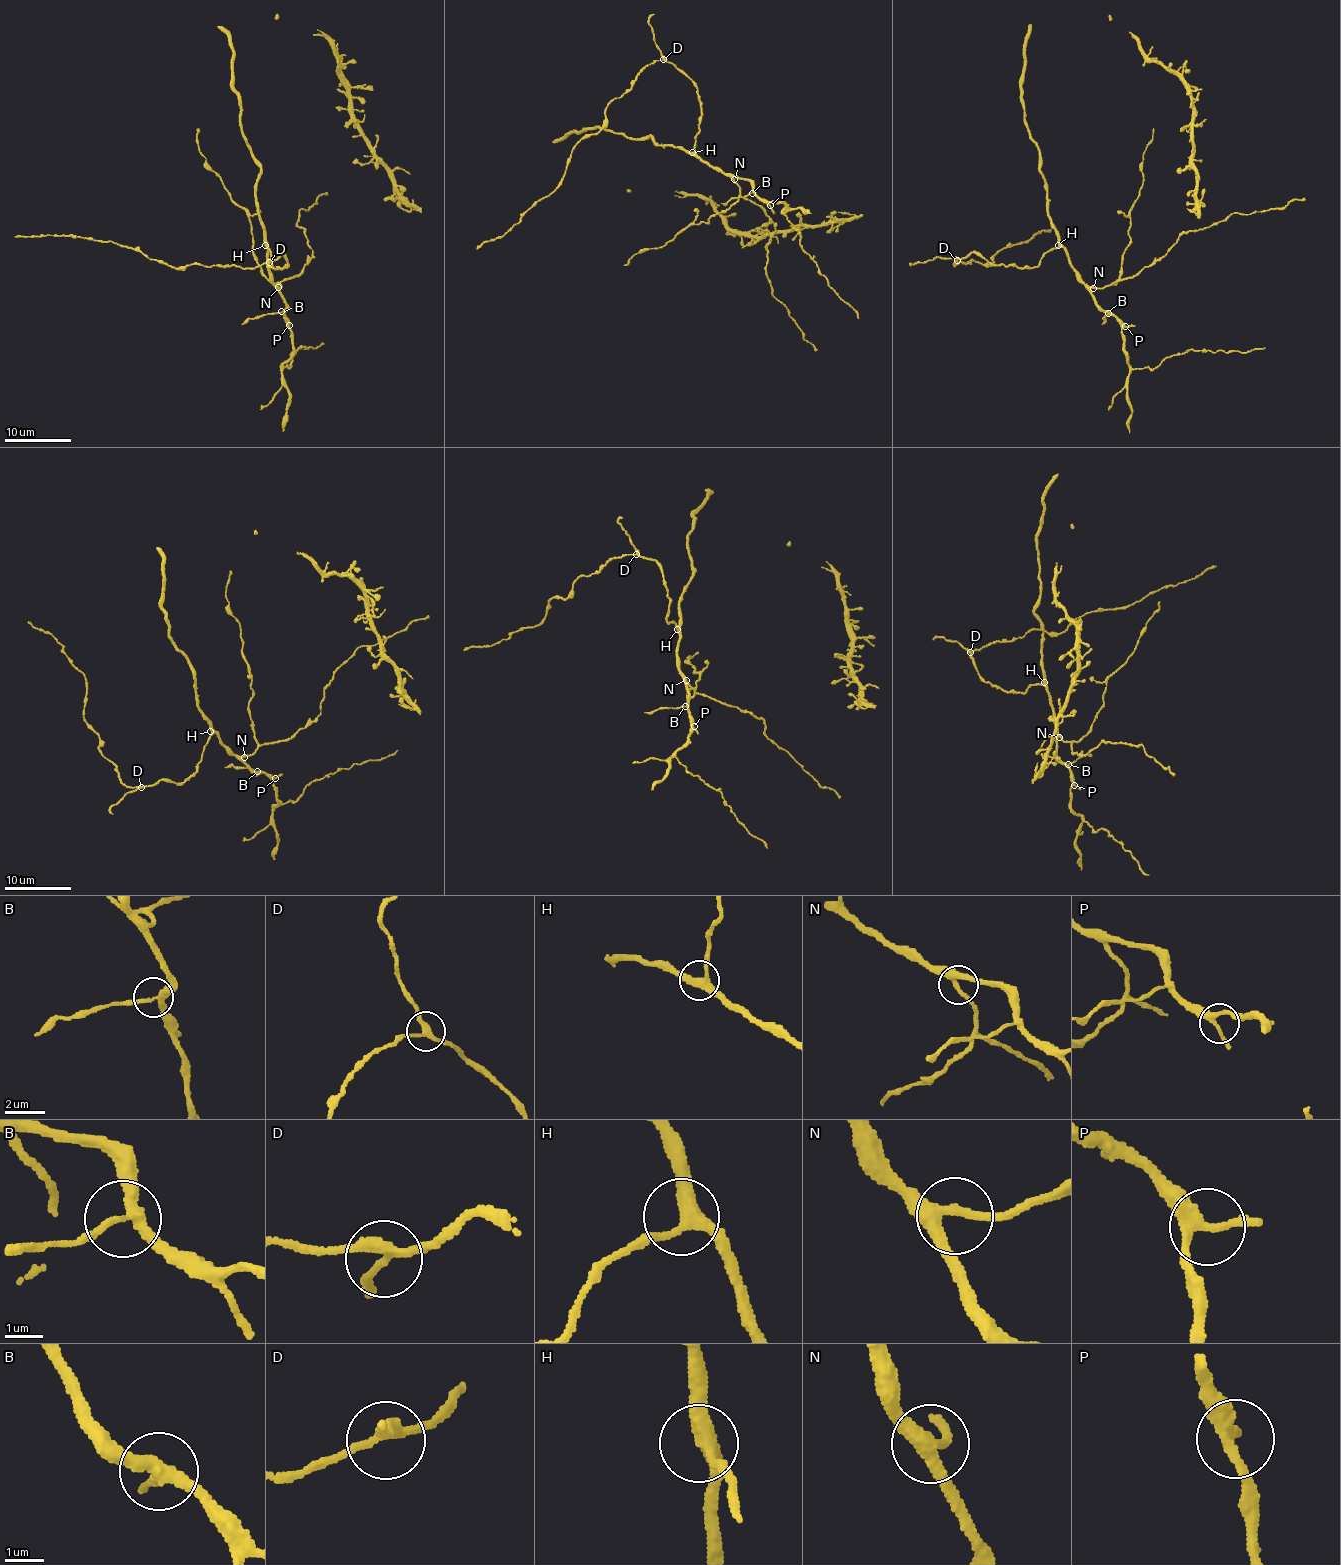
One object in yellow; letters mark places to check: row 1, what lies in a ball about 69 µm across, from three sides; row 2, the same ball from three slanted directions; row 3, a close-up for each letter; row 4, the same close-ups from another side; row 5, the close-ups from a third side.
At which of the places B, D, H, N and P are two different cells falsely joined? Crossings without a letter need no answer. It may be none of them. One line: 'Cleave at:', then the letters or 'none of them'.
Cleave at: B

